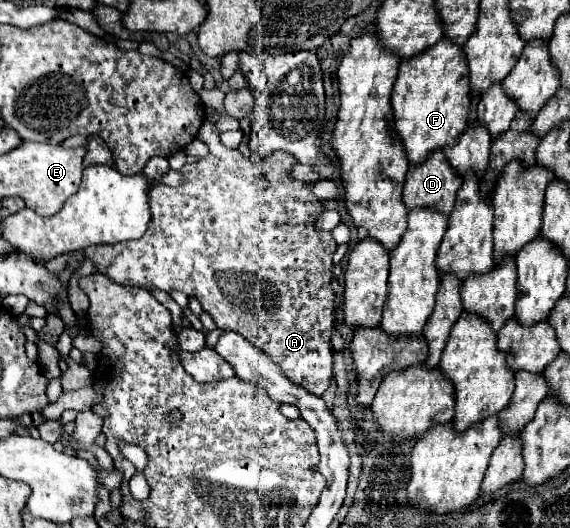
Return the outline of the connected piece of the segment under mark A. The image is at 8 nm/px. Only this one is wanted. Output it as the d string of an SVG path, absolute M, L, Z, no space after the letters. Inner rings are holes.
M204 121L204 125L200 127L198 139L202 139L204 143L208 143L210 153L194 163L188 163L182 167L184 177L188 177L180 187L168 187L168 185L154 185L152 193L150 193L150 209L152 209L152 219L148 223L148 229L144 233L144 237L136 239L136 241L124 241L124 243L116 243L116 245L88 245L84 249L86 259L90 259L94 263L94 267L98 269L98 273L106 275L108 279L120 283L120 285L134 285L134 287L142 287L148 291L180 291L188 297L194 297L200 301L202 309L206 313L212 315L212 319L216 321L216 325L220 329L232 329L236 333L240 333L242 337L246 337L252 345L260 347L264 353L268 353L268 357L272 357L272 361L276 361L284 373L288 373L288 377L292 377L292 381L300 381L300 385L304 385L304 389L312 389L312 393L322 395L330 381L332 381L332 363L334 363L334 349L330 345L330 337L332 337L332 329L334 329L334 291L330 289L330 281L332 281L332 255L336 253L336 241L332 237L330 231L322 231L316 229L316 219L320 217L320 213L324 211L322 201L314 195L312 185L314 183L306 183L306 181L298 181L292 177L292 167L298 165L298 159L292 157L290 153L284 151L276 151L268 158L262 159L260 167L256 167L248 157L244 157L238 149L228 149L222 145L220 141L220 133L216 131L216 125L212 121ZM258 173L266 173L266 177L270 179L270 189L266 189L264 193L260 193L256 189L256 175Z

